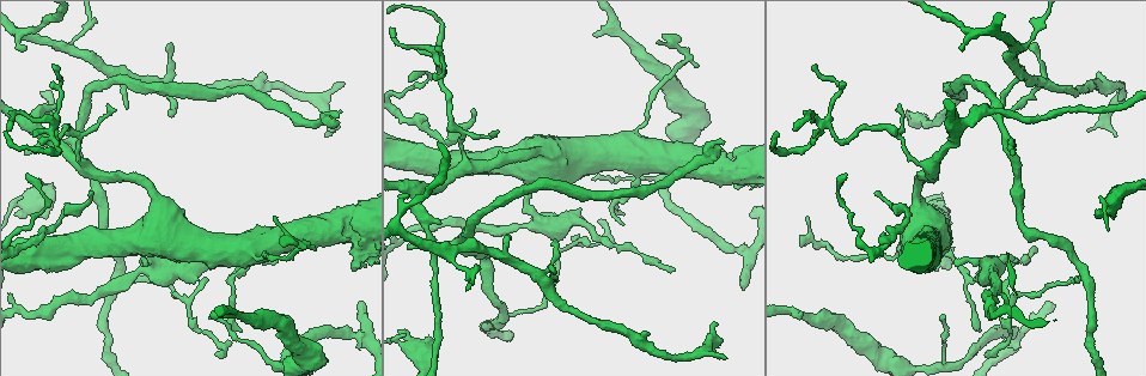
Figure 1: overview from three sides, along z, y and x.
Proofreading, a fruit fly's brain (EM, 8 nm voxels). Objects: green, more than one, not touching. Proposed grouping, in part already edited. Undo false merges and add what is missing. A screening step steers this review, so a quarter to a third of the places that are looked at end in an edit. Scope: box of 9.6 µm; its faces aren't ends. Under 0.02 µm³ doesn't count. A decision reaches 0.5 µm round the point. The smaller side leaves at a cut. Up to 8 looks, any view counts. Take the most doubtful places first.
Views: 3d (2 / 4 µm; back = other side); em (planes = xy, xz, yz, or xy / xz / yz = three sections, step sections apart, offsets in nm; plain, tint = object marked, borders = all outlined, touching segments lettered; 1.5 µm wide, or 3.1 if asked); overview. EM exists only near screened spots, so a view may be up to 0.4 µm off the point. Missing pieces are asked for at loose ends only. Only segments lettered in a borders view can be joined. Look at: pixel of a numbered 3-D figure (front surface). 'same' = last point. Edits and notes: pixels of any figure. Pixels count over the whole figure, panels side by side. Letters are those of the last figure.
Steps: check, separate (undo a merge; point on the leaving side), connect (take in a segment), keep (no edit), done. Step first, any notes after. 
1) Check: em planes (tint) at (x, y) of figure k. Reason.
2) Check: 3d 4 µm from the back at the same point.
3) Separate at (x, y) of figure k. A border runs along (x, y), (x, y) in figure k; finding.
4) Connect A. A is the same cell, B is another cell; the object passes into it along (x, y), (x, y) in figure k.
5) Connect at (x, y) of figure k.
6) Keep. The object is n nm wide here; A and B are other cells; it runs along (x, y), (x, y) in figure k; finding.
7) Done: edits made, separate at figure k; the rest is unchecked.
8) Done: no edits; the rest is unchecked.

Check: em xy step 4 (borders) at (805, 218) of figure 1. Long arm stops here.

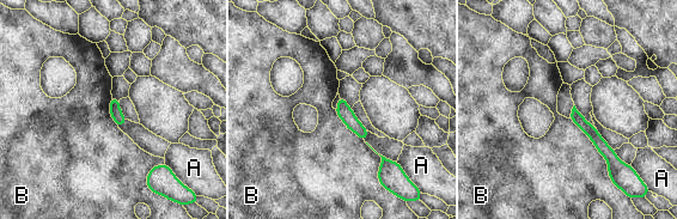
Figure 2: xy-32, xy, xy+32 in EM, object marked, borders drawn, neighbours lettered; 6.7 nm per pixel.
Check: em planes (borders) at the same point.

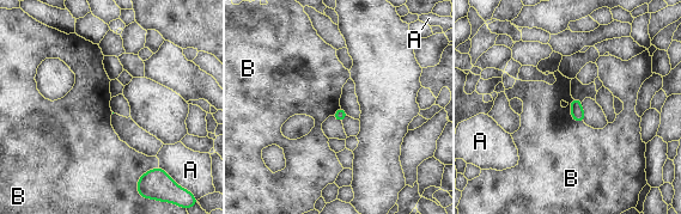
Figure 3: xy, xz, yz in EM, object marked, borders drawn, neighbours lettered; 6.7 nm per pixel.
Keep. A and B are other cells; a border runs along (572, 99), (570, 115), (583, 122) in figure 3; no lettered segment goes on from it.

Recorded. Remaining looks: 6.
Check: 3d 4 µm at (962, 50) of figure 1. An open end.

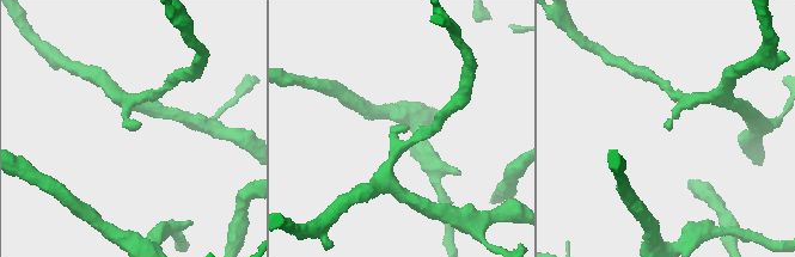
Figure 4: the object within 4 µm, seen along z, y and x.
Check: em xz step 8 (tint) at (669, 128) of figure 4.

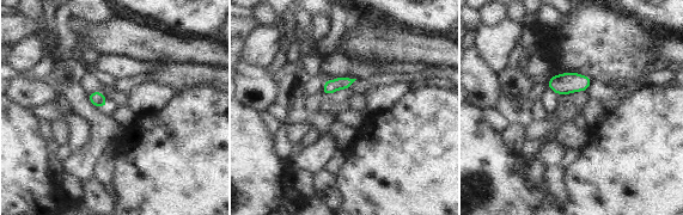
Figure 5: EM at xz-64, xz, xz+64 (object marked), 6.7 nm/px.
Check: em planes (borders) at the same point.

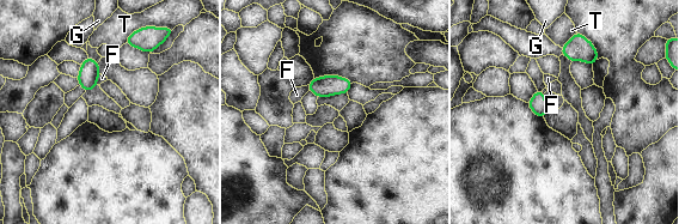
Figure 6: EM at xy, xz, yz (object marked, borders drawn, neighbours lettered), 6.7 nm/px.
Keep. F, G and T are other cells; a border runs along (307, 85), (310, 90) in figure 6; no lettered segment goes on from it.

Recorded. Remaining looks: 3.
Check: 3d 4 µm at (812, 137) of figure 1. Thin end.

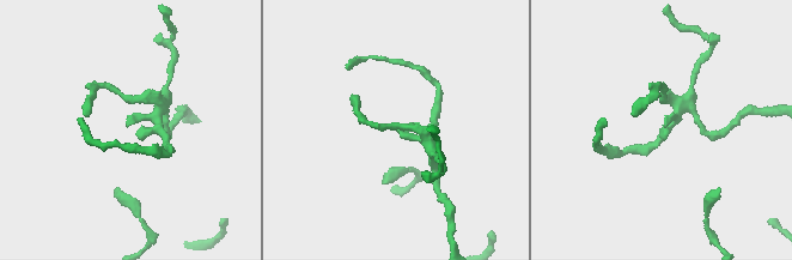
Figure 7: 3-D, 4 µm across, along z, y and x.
Check: em xz step 8 (borders) at (126, 126) of figure 7. Now the EM.

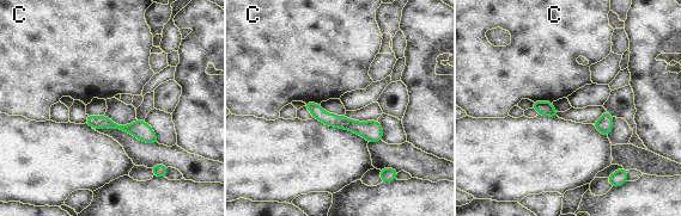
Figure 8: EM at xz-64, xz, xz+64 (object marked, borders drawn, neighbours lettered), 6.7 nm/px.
Keep. The object is 90 nm wide here; C is another cell; a border runs along (533, 100), (549, 100), (552, 103) in figure 8; none of them fits.

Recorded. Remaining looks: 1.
Done: no edits; the rest is unchecked.

